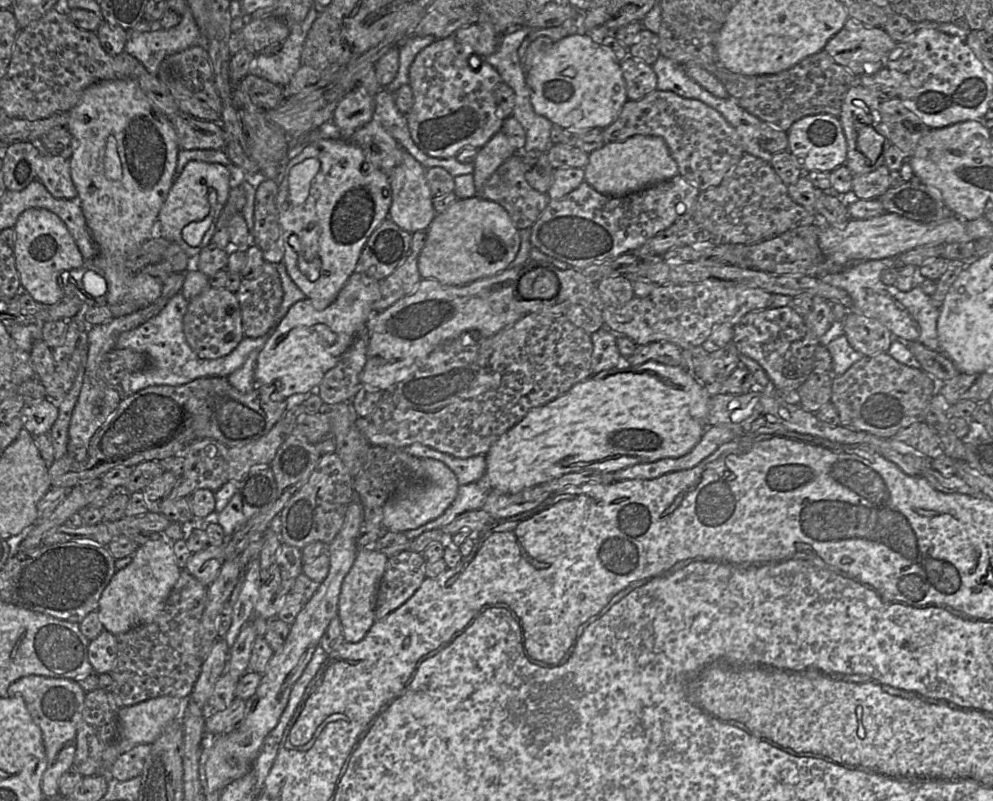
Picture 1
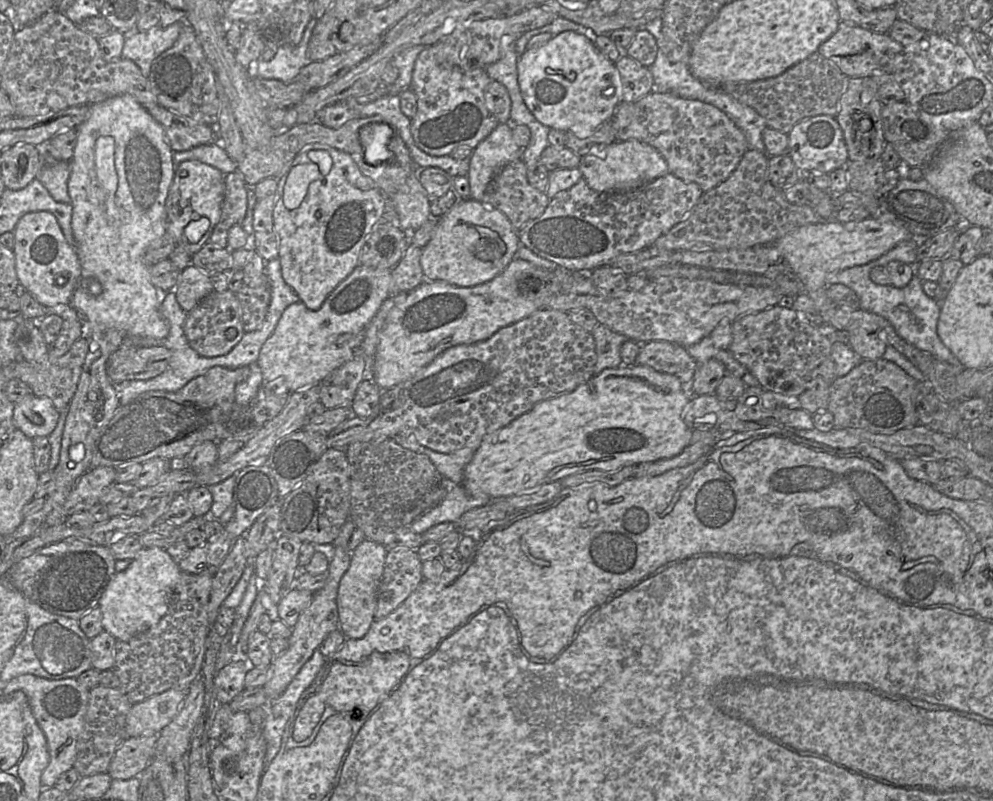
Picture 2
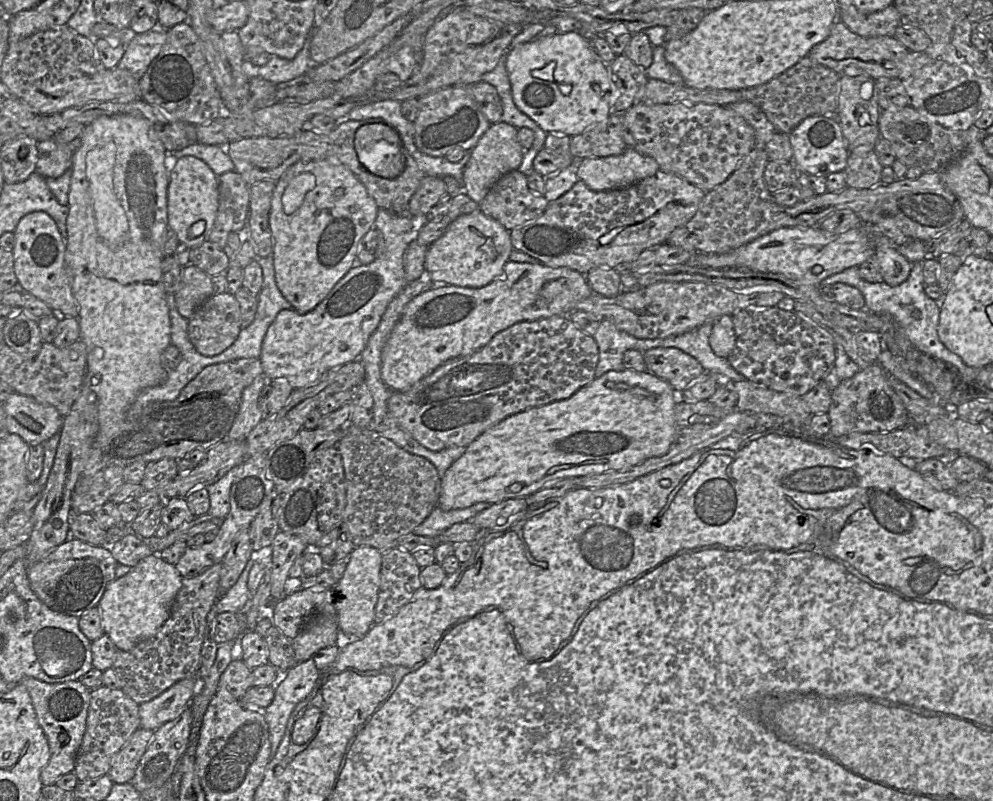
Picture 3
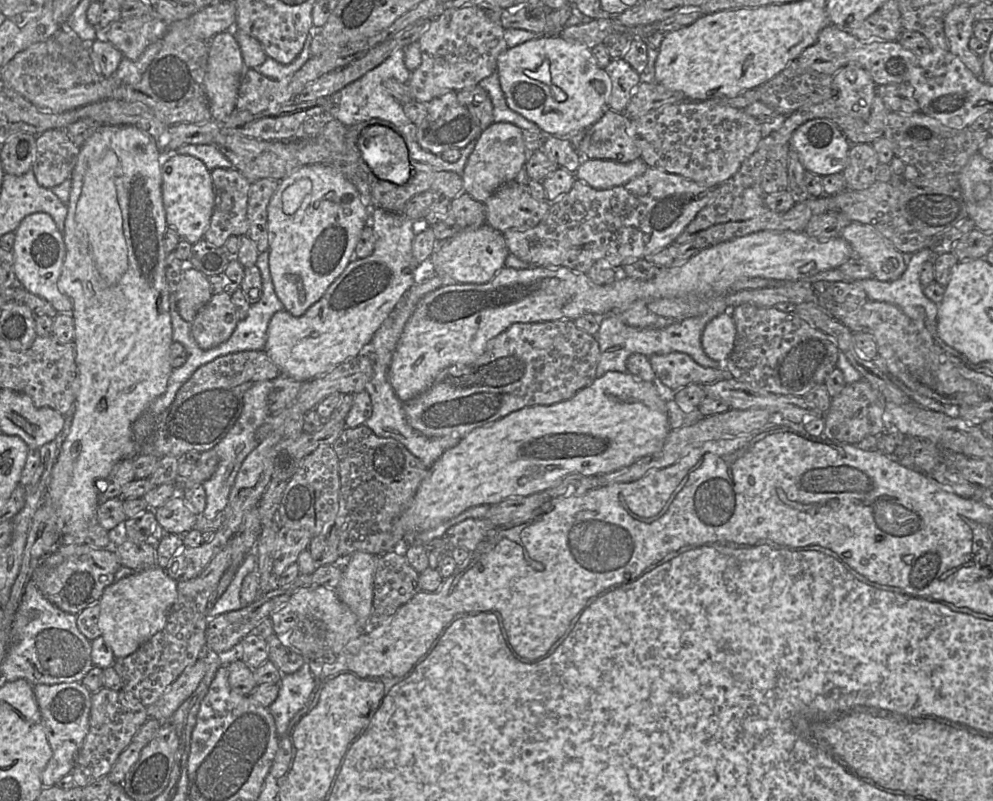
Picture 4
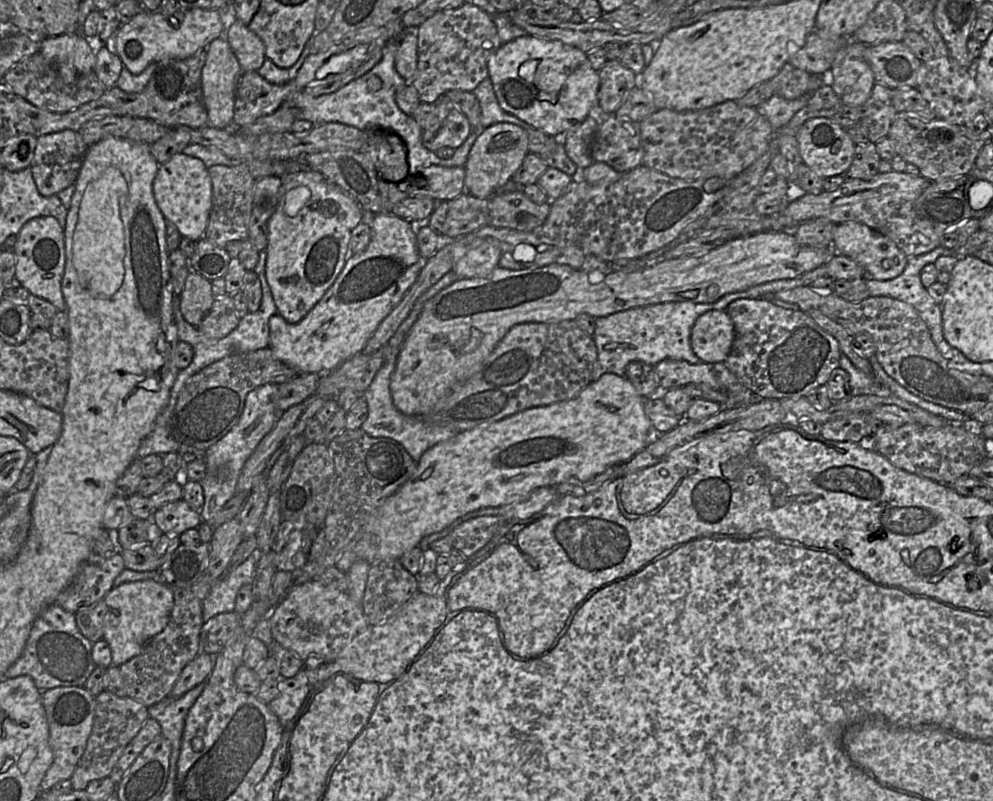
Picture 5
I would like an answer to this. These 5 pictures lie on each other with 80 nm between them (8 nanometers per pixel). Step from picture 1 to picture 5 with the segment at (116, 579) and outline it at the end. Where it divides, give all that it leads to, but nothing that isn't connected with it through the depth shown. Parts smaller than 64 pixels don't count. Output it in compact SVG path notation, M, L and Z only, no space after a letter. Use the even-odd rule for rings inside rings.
M147 579L112 588L103 600L107 605L103 639L110 645L112 665L120 667L139 655L144 646L166 627L174 605L174 593L168 586Z

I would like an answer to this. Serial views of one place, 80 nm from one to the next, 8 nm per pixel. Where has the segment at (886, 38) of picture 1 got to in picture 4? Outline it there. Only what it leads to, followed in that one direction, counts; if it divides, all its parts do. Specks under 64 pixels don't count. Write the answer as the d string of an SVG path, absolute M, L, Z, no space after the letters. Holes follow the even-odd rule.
M833 24L826 25L818 34L817 40L797 57L803 67L820 73L834 75L847 64L855 64L869 72L877 86L909 82L917 57L896 41L862 41L848 30Z

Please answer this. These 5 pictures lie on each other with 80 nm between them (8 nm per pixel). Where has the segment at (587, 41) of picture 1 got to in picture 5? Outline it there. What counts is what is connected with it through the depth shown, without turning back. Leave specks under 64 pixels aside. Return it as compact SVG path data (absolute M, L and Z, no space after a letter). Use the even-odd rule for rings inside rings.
M527 34L504 43L490 56L488 73L503 110L556 139L561 139L565 132L582 123L591 108L598 104L598 71L593 69L585 52L561 41L544 40Z

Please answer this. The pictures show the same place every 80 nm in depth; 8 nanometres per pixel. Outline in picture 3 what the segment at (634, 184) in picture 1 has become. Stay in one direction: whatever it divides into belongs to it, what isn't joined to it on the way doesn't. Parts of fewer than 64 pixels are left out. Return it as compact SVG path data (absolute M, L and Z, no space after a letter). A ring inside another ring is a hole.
M628 147L620 155L577 160L574 168L578 179L599 192L631 186L654 175L659 165L655 159Z

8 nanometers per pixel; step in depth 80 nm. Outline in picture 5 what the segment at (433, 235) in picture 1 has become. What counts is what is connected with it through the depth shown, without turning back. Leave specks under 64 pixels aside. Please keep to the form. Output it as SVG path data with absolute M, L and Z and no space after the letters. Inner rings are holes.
M488 239L471 248L455 263L452 270L461 279L487 277L498 266L501 255L499 241Z

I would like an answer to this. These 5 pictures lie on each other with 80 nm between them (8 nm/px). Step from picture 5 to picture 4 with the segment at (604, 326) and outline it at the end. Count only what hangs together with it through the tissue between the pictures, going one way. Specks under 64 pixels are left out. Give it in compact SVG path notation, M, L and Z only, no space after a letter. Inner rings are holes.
M716 296L712 305L703 315L686 318L664 328L635 328L625 324L617 314L608 314L600 317L599 329L594 335L599 345L600 356L596 368L596 378L605 373L616 371L626 372L626 360L631 354L639 353L647 357L652 355L664 355L671 352L681 352L689 355L697 364L703 367L724 368L724 363L718 363L704 352L701 338L707 323L717 315L729 311L725 296Z

